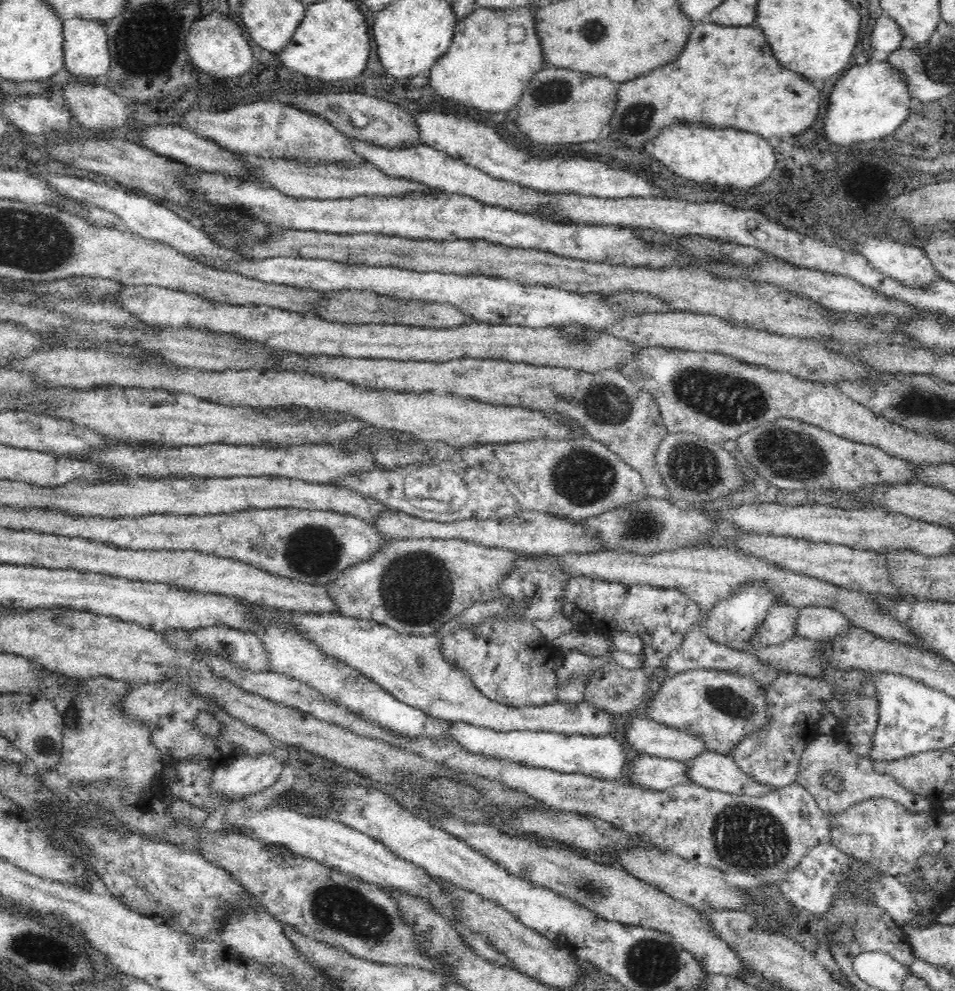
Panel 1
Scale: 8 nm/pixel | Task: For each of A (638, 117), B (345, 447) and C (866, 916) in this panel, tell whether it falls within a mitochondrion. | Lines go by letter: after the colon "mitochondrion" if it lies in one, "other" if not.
A: mitochondrion
B: other
C: mitochondrion

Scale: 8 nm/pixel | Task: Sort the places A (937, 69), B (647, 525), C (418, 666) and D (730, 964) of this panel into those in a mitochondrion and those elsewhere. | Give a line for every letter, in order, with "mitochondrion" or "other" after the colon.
A: mitochondrion
B: mitochondrion
C: mitochondrion
D: other

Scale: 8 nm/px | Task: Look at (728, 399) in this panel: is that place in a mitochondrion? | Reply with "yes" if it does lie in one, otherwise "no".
yes

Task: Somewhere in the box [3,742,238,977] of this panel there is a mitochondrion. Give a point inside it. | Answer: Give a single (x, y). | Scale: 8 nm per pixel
(39, 948)

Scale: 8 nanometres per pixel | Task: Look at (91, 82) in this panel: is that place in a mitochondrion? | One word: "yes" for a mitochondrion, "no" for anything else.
no

